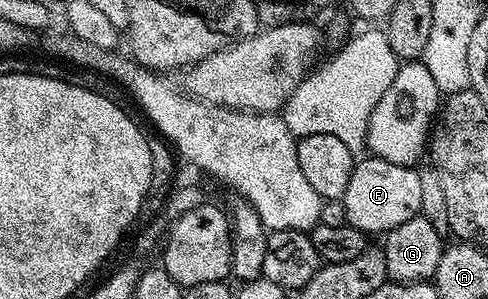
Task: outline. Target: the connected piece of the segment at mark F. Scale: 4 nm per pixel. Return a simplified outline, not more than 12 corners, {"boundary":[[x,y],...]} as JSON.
{"boundary":[[370,155],[353,166],[345,219],[387,234],[421,212],[421,172]]}

